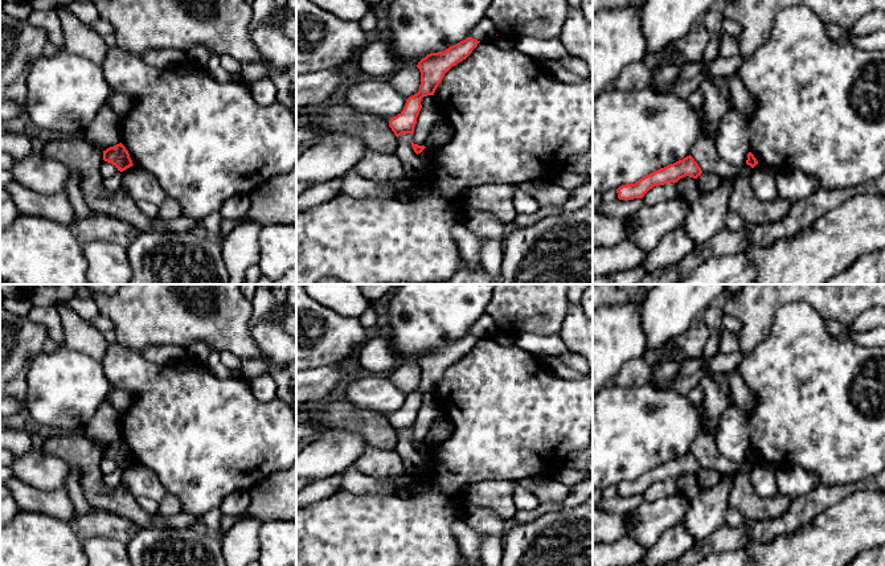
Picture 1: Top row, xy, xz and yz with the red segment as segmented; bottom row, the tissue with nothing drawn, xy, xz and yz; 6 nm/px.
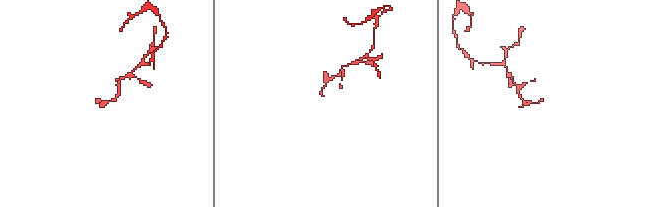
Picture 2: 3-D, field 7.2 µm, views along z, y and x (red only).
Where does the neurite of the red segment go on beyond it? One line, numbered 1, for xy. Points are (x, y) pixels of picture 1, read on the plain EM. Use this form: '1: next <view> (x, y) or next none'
1: next none

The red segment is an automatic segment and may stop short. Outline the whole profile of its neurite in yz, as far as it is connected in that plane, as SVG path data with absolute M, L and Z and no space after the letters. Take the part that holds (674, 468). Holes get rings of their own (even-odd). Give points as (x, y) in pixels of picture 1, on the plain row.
M689 451L683 456L679 456L673 460L669 460L664 464L660 464L644 473L642 473L635 480L626 480L616 485L619 496L634 496L643 495L644 491L657 481L664 481L668 479L677 479L680 475L689 472L697 475L702 469L698 460Z

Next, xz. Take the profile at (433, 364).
M467 333L466 336L450 343L444 348L430 349L422 354L417 364L421 368L421 381L417 390L409 393L403 406L389 417L389 423L398 434L402 430L413 432L417 414L422 405L423 393L434 391L444 370L456 360L466 356L480 337Z

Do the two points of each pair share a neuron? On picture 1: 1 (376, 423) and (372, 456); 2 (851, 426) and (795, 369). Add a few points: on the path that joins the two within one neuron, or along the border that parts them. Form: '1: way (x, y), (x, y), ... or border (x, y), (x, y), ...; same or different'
1: border (365, 447), (394, 450); different
2: way (835, 410), (812, 388), (811, 377); same

